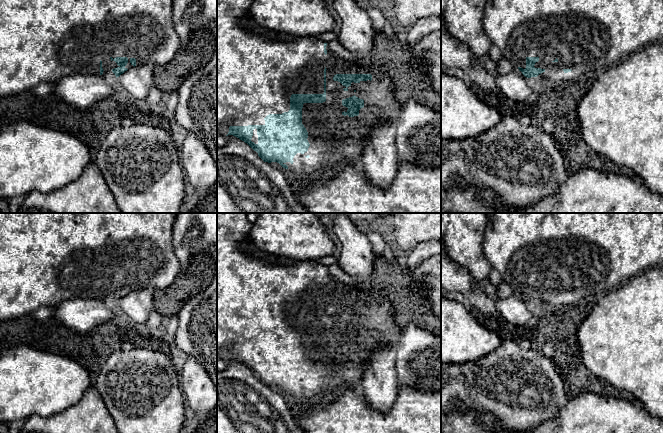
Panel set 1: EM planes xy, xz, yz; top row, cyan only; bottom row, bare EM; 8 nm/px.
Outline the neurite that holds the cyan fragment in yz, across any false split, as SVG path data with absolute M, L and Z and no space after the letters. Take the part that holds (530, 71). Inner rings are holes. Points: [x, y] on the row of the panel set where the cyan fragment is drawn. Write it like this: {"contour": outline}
{"contour": "M486 0L483 15L483 29L493 45L500 50L502 57L525 57L526 68L512 63L513 71L527 78L537 77L545 69L535 68L540 57L624 57L627 58L648 44L663 42L663 0Z"}

